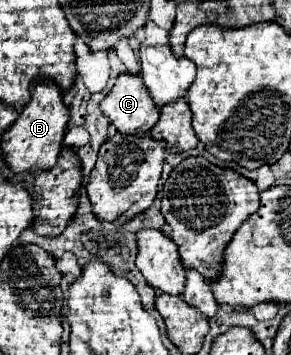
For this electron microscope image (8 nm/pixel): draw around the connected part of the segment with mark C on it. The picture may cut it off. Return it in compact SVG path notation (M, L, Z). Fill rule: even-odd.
M121 74L117 78L111 92L101 102L101 112L123 136L143 136L159 120L159 110L145 90L141 76L133 74Z

